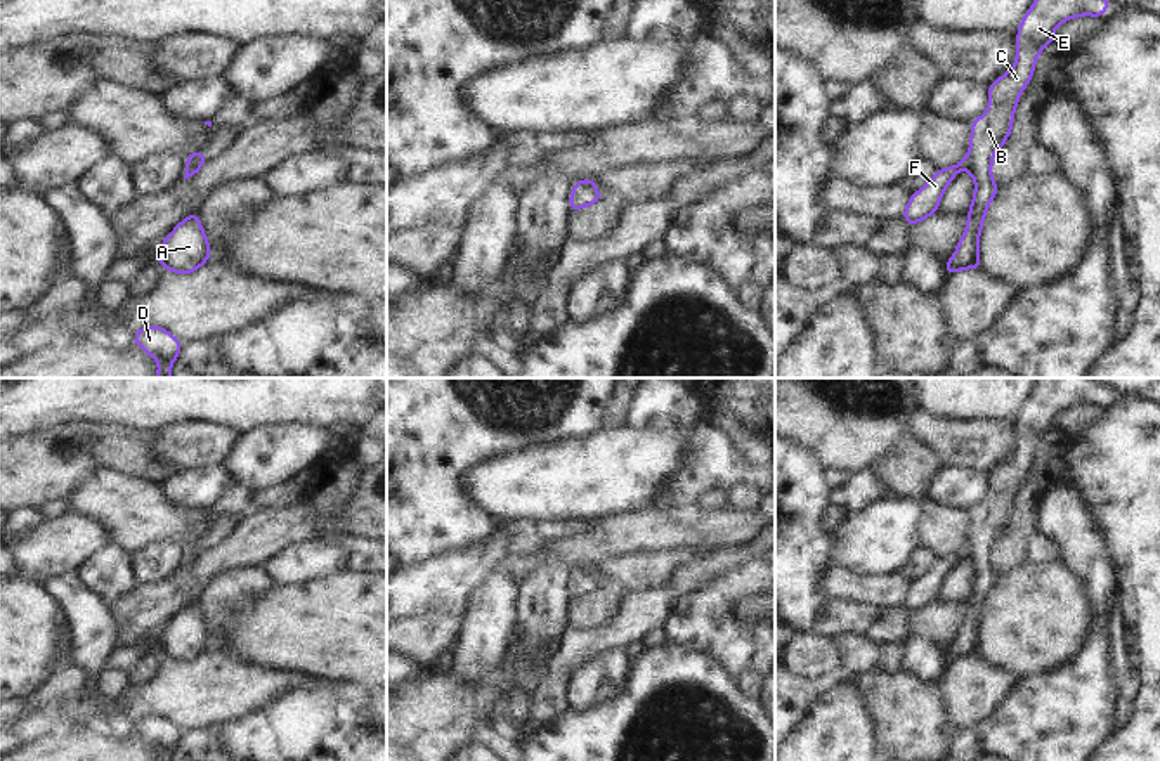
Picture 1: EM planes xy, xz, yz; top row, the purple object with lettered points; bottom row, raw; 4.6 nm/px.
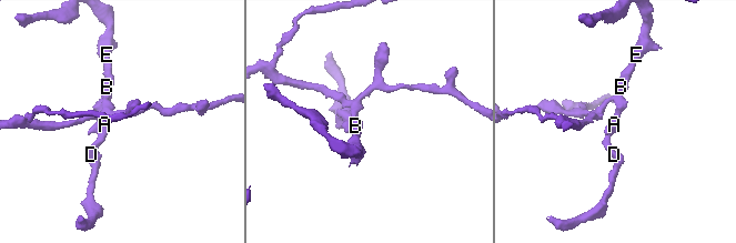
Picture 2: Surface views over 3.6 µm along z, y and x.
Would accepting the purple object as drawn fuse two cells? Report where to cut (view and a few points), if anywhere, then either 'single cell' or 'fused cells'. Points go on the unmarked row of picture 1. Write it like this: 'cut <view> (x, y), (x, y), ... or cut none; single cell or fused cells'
cut yz (966, 545), (968, 555); fused cells

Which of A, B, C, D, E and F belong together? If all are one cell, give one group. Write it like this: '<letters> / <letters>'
A B C D E / F

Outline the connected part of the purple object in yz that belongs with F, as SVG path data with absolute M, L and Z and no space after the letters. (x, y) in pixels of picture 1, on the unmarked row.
M968 546L945 558L936 558L933 567L921 579L910 584L902 607L907 608L910 614L914 614L924 608L926 605L936 602L938 591L947 574L959 562L961 556L968 556Z

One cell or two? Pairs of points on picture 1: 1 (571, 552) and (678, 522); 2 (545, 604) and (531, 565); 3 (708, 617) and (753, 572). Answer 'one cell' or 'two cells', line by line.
1: one cell
2: two cells
3: one cell

